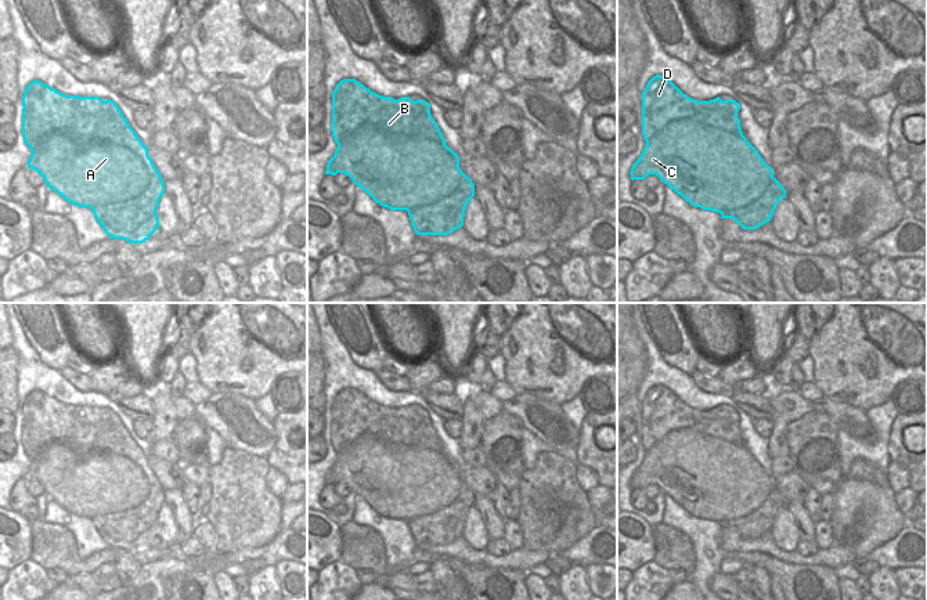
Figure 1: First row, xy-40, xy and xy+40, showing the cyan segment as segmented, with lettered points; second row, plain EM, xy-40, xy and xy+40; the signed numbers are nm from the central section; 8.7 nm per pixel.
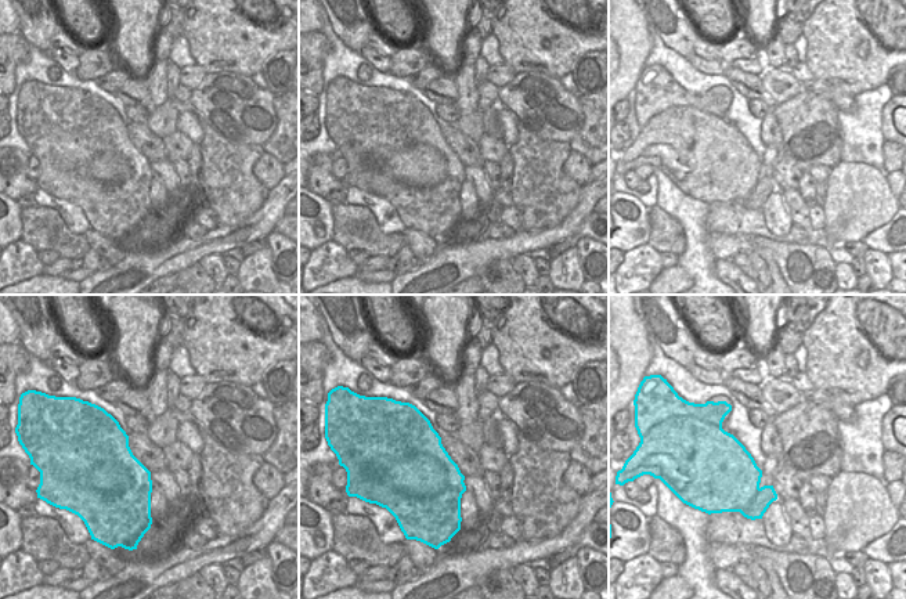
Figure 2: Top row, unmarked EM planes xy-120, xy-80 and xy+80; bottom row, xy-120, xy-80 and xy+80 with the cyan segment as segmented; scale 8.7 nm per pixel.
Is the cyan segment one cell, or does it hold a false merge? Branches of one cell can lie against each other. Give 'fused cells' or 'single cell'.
fused cells

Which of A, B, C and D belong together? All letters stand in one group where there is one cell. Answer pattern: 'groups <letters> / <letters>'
groups A C / B D

